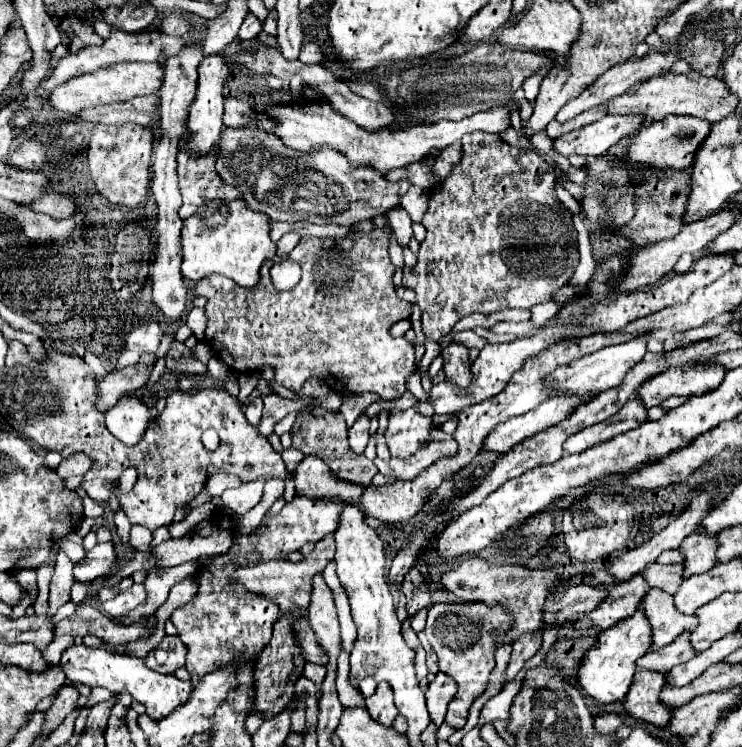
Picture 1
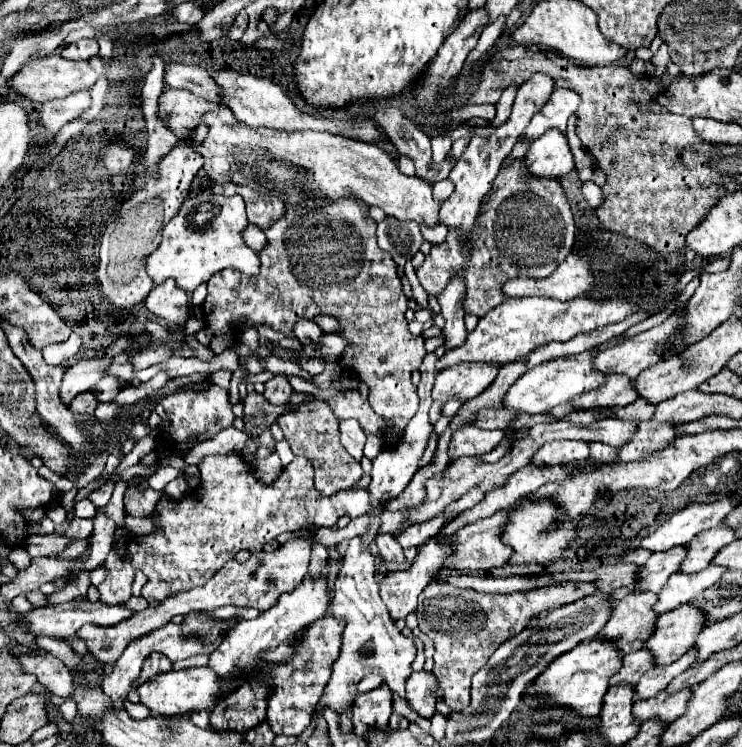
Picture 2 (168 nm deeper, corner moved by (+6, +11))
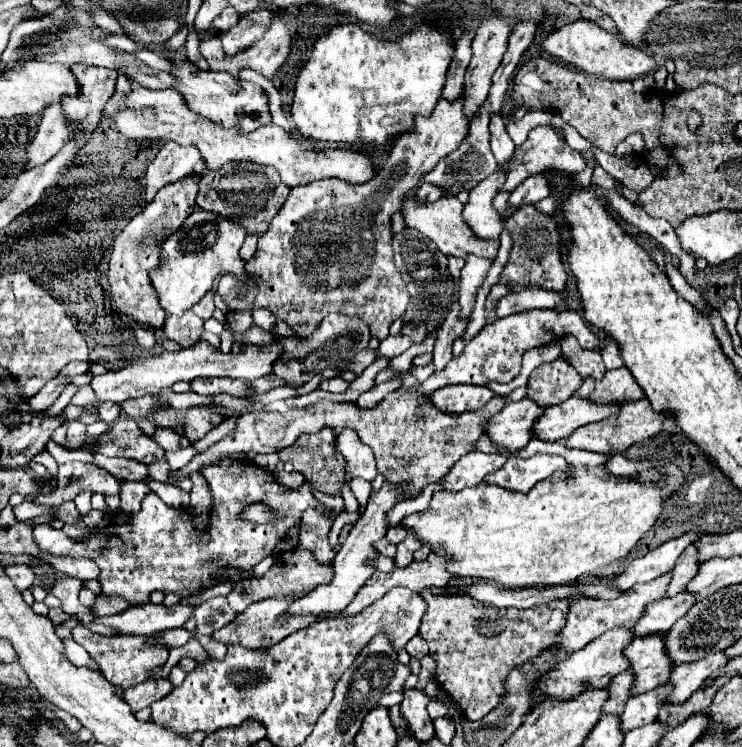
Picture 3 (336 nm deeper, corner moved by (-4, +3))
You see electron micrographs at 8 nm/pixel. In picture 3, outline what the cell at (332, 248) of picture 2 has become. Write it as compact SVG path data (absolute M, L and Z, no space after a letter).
M462 97L454 103L440 99L430 117L416 117L414 131L404 133L394 143L386 165L368 183L350 185L340 179L322 179L294 187L280 213L272 219L266 235L258 237L256 253L248 261L250 269L246 263L246 273L256 277L256 281L240 281L232 275L224 275L220 279L216 291L228 303L230 311L248 311L256 307L270 309L276 319L286 321L300 339L306 339L328 313L344 313L350 317L356 315L370 325L374 337L378 337L380 341L386 339L390 325L406 311L406 305L410 301L400 271L392 261L390 217L400 211L404 197L420 185L422 175L432 171L436 163L452 153L468 135L468 121L462 113L462 107Z

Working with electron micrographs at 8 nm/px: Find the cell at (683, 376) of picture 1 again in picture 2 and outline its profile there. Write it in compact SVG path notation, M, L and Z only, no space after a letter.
M608 375L606 383L594 391L588 391L572 401L574 407L588 409L588 407L626 407L638 399L634 393L634 385L628 377L622 375Z

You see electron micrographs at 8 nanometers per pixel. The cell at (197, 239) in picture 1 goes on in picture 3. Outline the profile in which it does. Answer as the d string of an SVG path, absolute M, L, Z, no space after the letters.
M196 209L184 225L164 241L160 247L160 269L150 275L150 283L156 289L162 309L172 315L182 315L212 289L212 281L220 271L246 279L244 261L238 255L244 237L246 233L242 225L222 219L216 213Z

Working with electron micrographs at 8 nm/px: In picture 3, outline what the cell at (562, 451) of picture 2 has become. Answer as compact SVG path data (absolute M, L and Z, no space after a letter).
M536 453L528 459L522 457L508 457L508 461L494 473L484 477L484 483L498 485L510 491L528 493L538 481L548 479L556 471L568 473L568 463L564 457Z

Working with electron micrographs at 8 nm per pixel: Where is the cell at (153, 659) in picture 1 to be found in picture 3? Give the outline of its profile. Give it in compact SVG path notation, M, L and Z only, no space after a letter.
M148 679L132 689L124 691L124 701L130 705L132 713L150 707L154 701L160 701L168 691L172 689L172 683L166 679Z

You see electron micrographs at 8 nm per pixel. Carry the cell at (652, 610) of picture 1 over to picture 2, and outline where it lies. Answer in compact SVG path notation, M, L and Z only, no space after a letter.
M632 591L614 605L612 617L598 633L598 637L616 639L624 655L642 649L652 637L654 621L658 619L652 609L654 601L658 601L656 593Z

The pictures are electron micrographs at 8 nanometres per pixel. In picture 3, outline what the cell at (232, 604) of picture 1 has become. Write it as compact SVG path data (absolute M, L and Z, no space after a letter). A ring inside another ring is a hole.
M222 459L210 465L202 465L200 473L204 475L204 479L208 481L208 487L212 491L212 517L210 517L210 529L208 531L198 531L192 527L192 519L190 513L184 509L174 509L162 503L162 499L156 493L148 493L142 509L134 515L130 515L128 525L120 527L116 523L110 523L106 529L102 531L92 531L84 541L74 541L70 539L62 529L52 529L50 525L36 525L34 527L34 539L40 545L40 549L48 551L50 555L56 557L86 557L96 561L98 569L100 569L100 587L104 595L120 595L124 599L128 599L134 605L144 605L150 599L152 591L162 591L162 593L176 593L180 597L186 597L190 593L198 593L204 587L208 589L208 585L212 583L212 571L218 571L220 567L230 567L230 559L234 559L234 553L242 553L238 549L274 549L286 535L286 531L292 525L300 523L300 515L306 507L320 507L324 509L312 495L310 485L302 485L298 491L290 491L282 485L276 483L274 475L264 471L262 467L256 467L252 461L232 461L232 459ZM262 501L266 503L274 513L286 515L284 519L278 519L274 523L266 523L266 525L256 525L250 521L242 519L242 509L244 505Z

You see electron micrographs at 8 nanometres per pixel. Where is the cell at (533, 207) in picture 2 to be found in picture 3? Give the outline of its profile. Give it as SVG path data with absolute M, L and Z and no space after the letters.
M528 205L518 209L514 217L510 217L504 223L514 239L514 247L510 251L510 261L504 267L504 273L500 281L510 285L510 291L522 289L520 283L530 283L530 287L542 287L542 289L552 289L552 291L564 291L566 289L566 271L560 261L560 229L558 223L548 217L540 215L536 207Z

